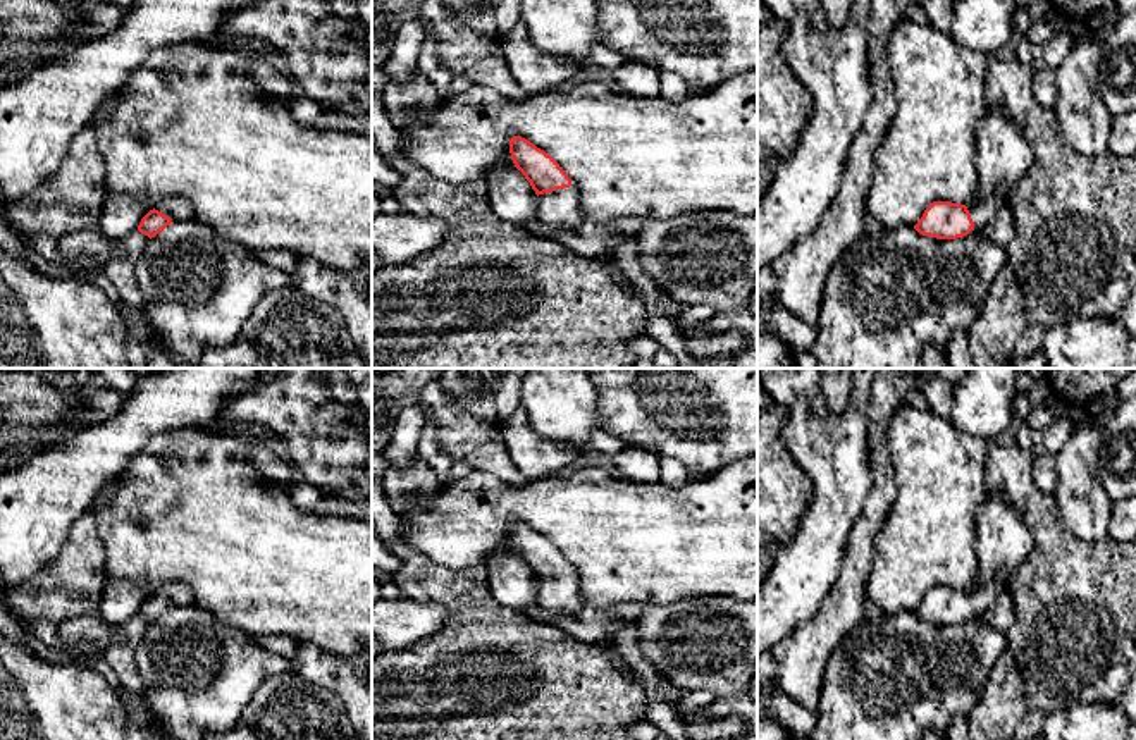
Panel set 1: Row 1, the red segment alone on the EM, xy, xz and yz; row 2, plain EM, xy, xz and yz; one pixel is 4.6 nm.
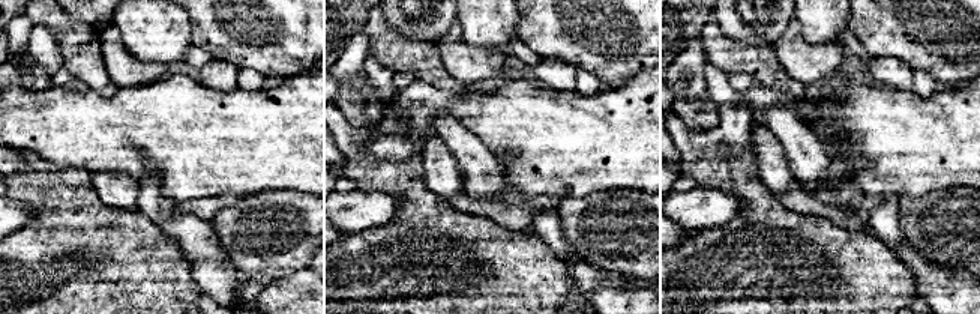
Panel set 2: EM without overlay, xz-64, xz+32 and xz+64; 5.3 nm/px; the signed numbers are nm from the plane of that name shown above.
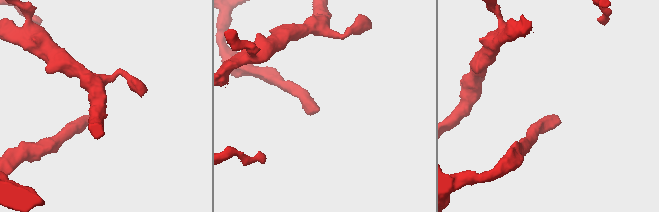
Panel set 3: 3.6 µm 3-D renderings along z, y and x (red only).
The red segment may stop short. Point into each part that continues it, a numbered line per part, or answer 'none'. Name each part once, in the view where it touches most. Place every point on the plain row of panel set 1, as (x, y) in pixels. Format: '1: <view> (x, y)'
1: xz (560, 594)

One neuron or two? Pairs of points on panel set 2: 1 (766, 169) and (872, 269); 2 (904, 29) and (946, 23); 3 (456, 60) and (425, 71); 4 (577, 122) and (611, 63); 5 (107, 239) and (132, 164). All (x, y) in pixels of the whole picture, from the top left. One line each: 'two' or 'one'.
1: two
2: one
3: two
4: two
5: two

